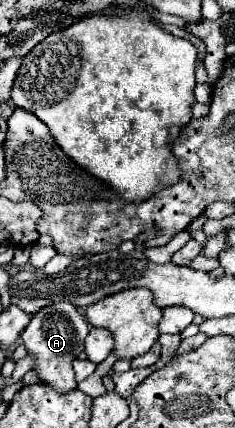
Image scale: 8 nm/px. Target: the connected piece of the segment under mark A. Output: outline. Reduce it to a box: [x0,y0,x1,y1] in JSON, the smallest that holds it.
[21,303,89,391]

